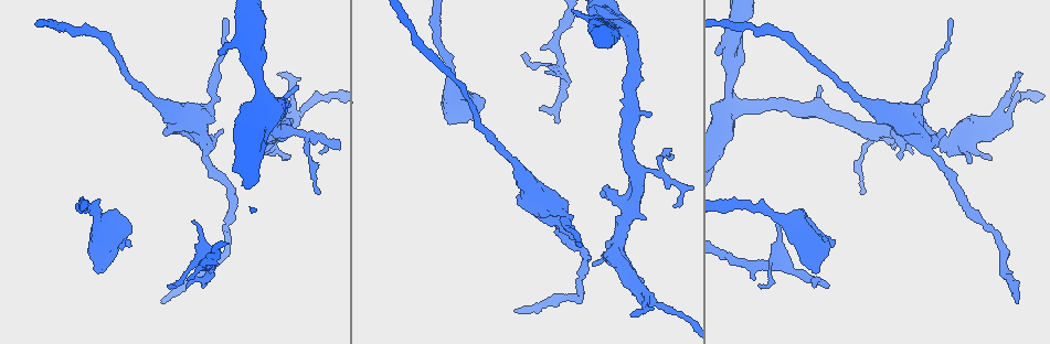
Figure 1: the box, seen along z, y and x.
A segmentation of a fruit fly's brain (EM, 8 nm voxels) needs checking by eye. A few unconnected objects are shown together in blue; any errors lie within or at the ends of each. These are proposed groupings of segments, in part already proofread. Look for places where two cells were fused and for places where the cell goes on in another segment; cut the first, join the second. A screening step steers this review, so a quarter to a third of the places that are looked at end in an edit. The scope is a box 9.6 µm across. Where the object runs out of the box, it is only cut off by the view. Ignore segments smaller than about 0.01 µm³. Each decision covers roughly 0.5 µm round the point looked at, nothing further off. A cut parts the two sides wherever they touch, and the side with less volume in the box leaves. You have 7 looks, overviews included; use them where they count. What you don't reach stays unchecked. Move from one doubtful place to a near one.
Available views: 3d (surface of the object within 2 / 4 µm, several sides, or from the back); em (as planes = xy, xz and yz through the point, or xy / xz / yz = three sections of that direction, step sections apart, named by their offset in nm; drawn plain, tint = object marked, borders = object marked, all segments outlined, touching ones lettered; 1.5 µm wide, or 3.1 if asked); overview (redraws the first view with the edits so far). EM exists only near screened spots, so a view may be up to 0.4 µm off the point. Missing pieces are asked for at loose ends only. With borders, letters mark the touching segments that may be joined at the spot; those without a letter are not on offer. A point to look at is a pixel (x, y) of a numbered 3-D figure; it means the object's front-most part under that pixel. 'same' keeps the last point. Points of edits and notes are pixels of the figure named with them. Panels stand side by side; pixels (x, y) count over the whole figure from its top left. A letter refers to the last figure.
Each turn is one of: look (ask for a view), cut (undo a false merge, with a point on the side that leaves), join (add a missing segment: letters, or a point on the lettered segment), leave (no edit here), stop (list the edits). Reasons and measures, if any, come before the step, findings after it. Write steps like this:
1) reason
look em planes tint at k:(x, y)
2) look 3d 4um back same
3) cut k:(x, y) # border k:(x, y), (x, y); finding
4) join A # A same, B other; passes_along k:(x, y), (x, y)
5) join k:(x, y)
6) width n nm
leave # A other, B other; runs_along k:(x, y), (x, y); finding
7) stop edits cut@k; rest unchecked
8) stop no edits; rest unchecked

free end
look 3d 4um at 1:(595, 261)

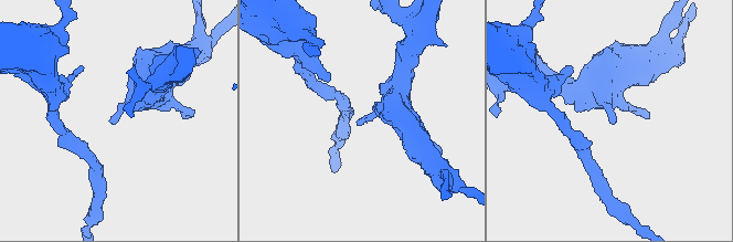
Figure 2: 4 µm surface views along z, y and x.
look em planes borders at 2:(112, 124)

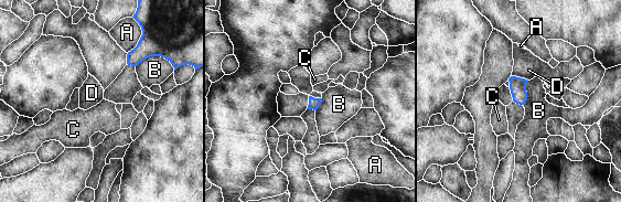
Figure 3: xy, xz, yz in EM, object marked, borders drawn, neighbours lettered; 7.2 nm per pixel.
longest_contact B 190 nm
leave # A other, B other, C other, D other; border 3:(527, 81), (526, 102), (523, 105); none of them fits

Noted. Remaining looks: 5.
look em planes borders at 1:(1021, 75)

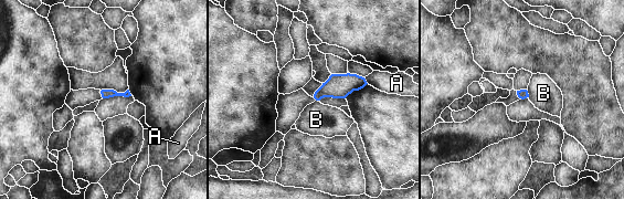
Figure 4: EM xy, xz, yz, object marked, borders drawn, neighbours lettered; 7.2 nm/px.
longest_contact B 70 nm
leave # A other, B other; border 4:(526, 90), (528, 97); none of them fits

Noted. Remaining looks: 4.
free end
look em xy step 4 tint at 1:(950, 19)

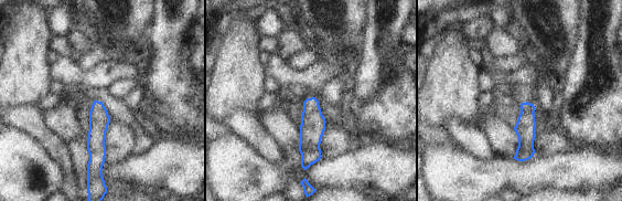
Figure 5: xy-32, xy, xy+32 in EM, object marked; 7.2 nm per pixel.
cut it another way
look em planes borders same

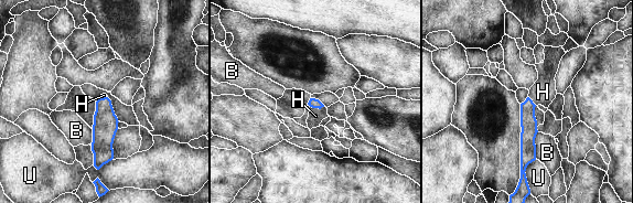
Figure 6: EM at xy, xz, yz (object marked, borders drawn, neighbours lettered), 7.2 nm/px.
longest_contact B 200 nm
join H # B other, H same, U other; the cell continues

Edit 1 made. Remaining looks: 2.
stop edits join@6; rest unchecked

